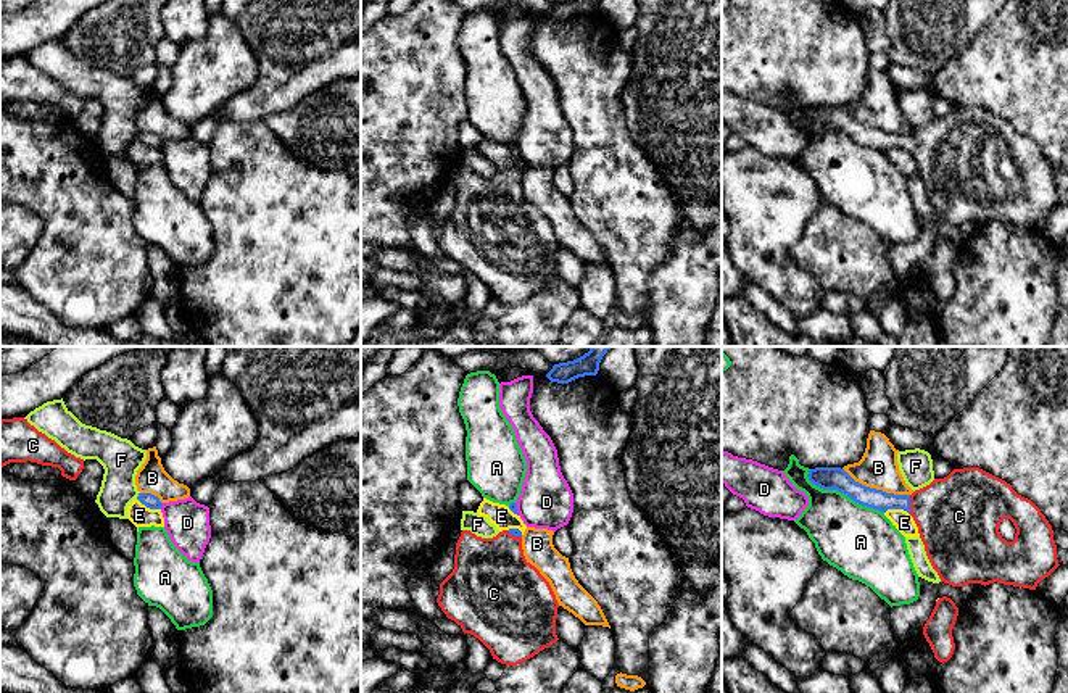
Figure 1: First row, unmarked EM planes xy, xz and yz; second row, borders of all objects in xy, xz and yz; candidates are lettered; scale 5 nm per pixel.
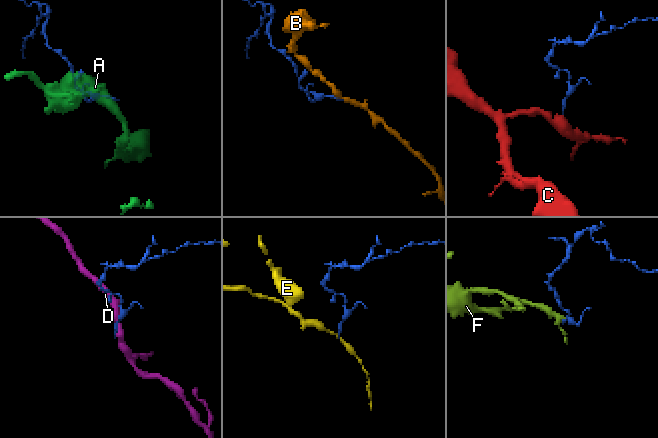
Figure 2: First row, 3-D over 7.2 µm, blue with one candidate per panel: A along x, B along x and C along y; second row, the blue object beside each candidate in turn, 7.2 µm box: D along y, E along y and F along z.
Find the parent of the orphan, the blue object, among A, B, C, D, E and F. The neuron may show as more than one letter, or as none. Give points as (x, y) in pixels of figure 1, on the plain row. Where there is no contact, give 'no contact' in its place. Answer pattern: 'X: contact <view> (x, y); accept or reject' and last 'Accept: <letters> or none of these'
A: contact yz (843, 131); reject
B: contact yz (875, 128); reject
C: contact yz (909, 144); accept
D: contact xy (161, 144); reject
E: contact yz (898, 147); reject
F: contact xy (139, 134); reject
Accept: C

